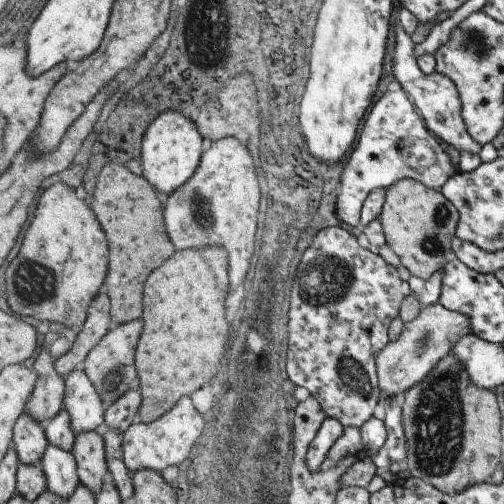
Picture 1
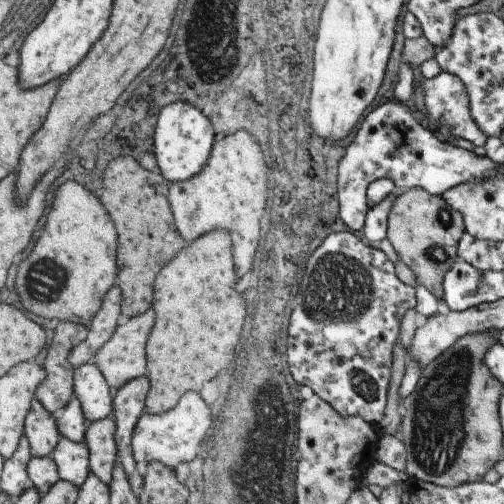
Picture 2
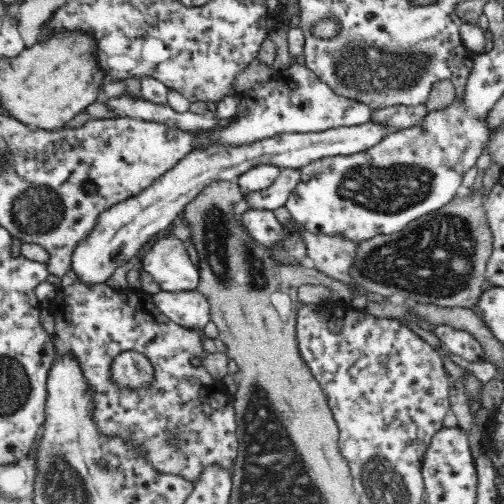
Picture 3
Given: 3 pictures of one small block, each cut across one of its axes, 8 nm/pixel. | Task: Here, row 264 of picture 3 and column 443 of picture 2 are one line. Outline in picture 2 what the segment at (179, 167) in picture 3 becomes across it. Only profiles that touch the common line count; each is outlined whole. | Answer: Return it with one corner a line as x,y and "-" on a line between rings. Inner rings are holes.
441,72
441,74
437,74
437,76
431,78
431,80
423,80
423,78
421,78
419,82
415,82
415,86
417,86
417,88
423,88
425,108
427,108
427,112
429,112
429,116
439,122
437,126
447,124
447,126
451,128
451,136
465,138
465,140
473,142
475,146
483,146
483,144
485,144
487,136
485,136
485,134
477,128
477,124
473,122
471,110
469,110
469,94
467,94
463,82
461,82
457,76

